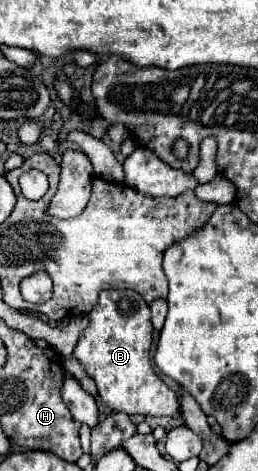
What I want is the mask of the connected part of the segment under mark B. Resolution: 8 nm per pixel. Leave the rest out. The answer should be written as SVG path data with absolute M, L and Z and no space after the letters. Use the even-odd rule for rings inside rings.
M105 289L99 293L99 301L87 319L89 325L81 331L73 355L95 381L103 403L113 411L129 415L141 413L149 417L163 417L179 413L179 399L175 391L157 377L151 365L153 325L149 305L143 297L131 289Z

